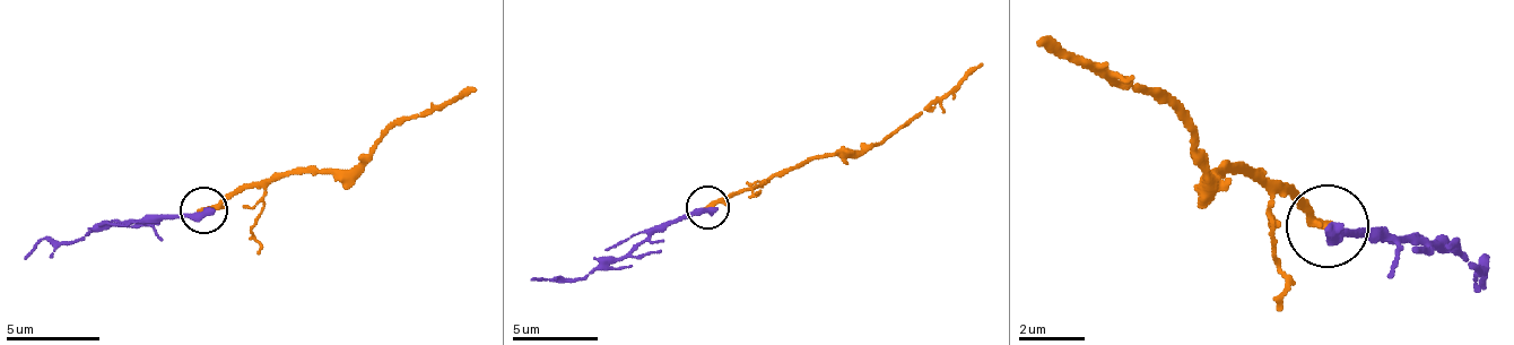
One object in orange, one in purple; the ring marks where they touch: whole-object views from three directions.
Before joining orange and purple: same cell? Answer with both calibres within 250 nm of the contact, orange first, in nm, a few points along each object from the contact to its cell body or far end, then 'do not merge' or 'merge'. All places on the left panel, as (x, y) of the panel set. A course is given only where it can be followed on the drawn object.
calibres 280 and 440 nm; course orange (202, 212), (287, 172), (350, 170), (391, 128), (431, 113), (477, 88); course purple (202, 212), (119, 225), (96, 225), (79, 240), (42, 239), (23, 258); do not merge

